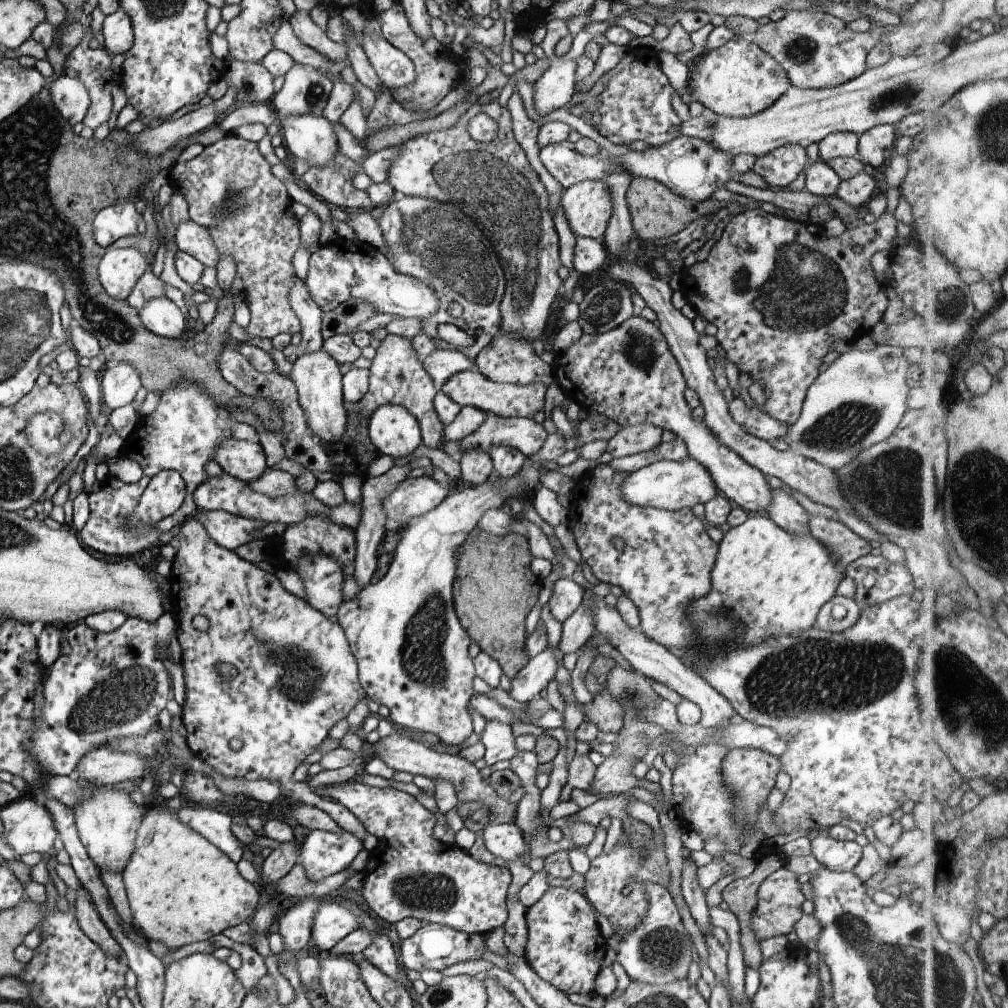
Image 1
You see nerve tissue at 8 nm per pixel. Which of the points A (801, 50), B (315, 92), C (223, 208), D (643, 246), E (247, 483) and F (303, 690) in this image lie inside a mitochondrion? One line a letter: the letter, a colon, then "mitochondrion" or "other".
A: mitochondrion
B: mitochondrion
C: mitochondrion
D: other
E: other
F: mitochondrion

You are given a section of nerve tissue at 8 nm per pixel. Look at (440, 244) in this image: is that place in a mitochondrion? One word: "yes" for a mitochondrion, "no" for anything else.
yes

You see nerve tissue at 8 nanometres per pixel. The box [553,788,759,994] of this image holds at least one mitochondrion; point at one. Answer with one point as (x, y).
(662, 948)

